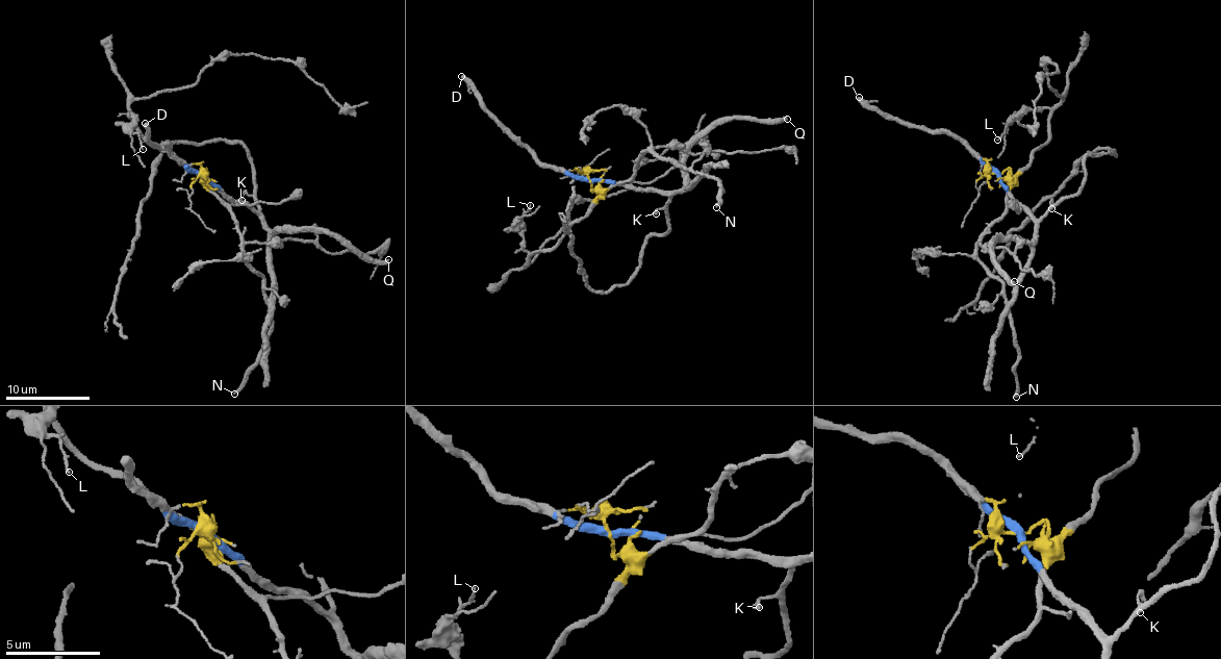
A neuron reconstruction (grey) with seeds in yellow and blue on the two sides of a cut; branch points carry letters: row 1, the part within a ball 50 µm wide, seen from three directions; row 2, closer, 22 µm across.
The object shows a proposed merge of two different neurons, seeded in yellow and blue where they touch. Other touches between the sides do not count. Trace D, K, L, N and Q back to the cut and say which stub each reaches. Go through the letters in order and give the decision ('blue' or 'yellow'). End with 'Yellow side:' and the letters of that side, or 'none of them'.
D: blue
K: blue
L: yellow
N: yellow
Q: blue
Yellow side: L, N

